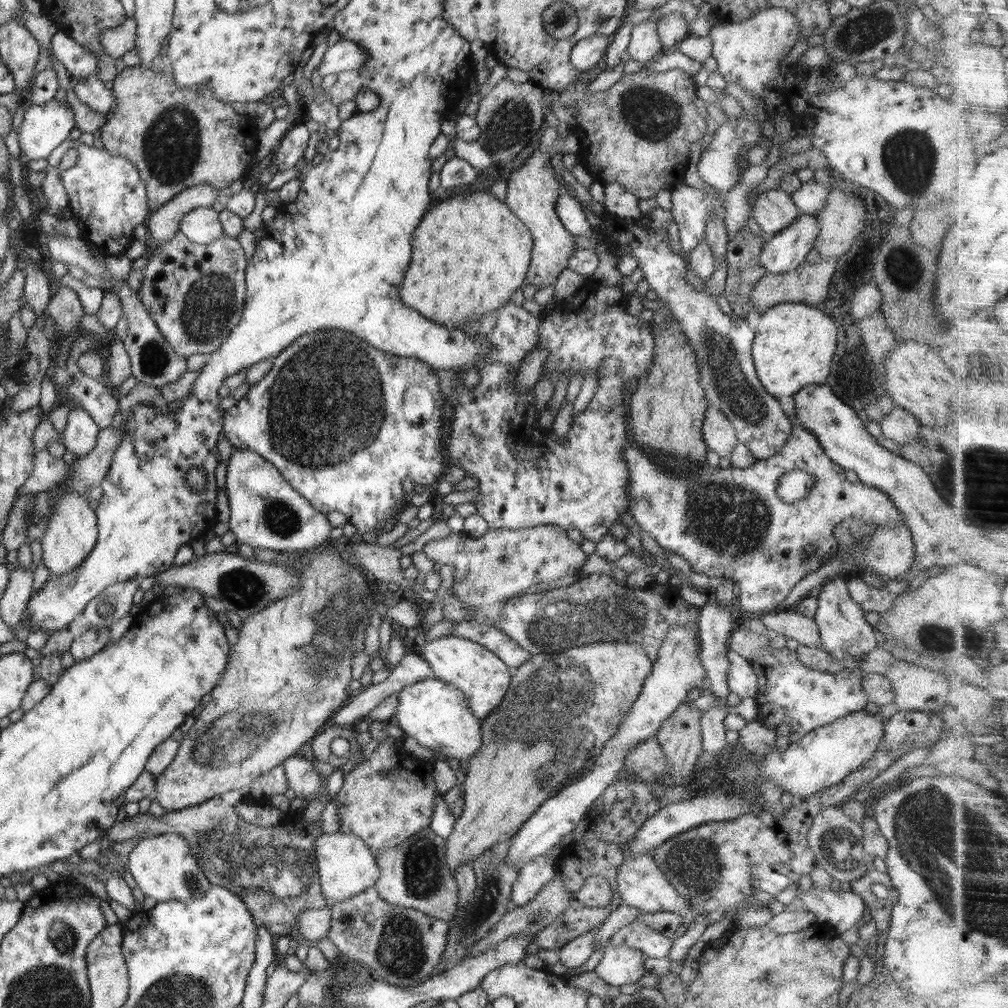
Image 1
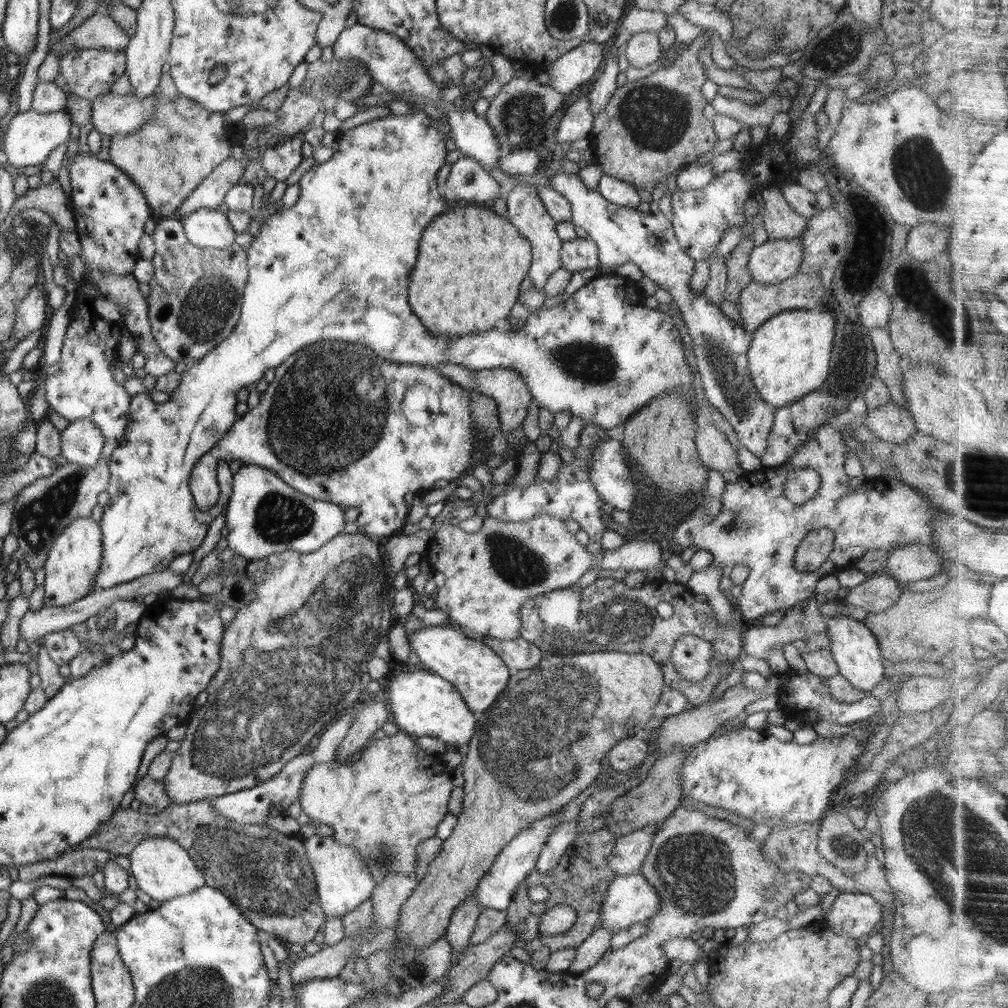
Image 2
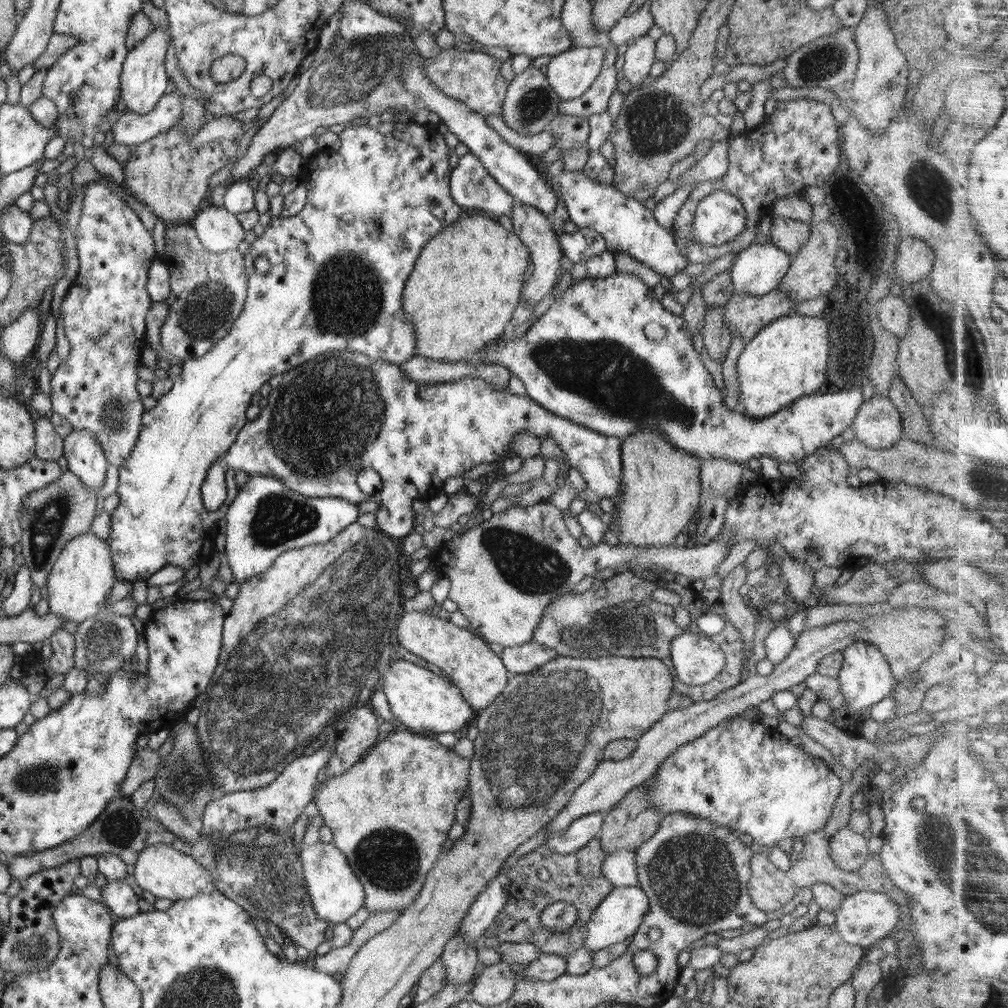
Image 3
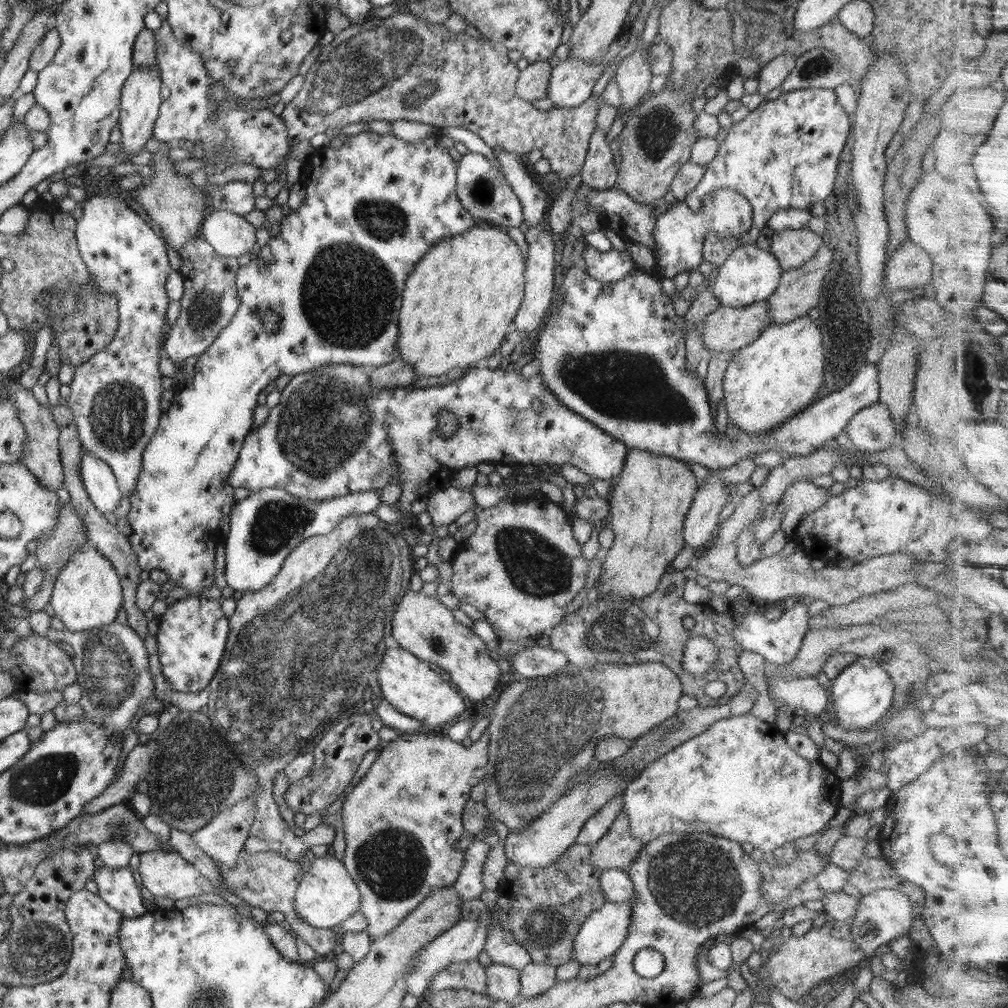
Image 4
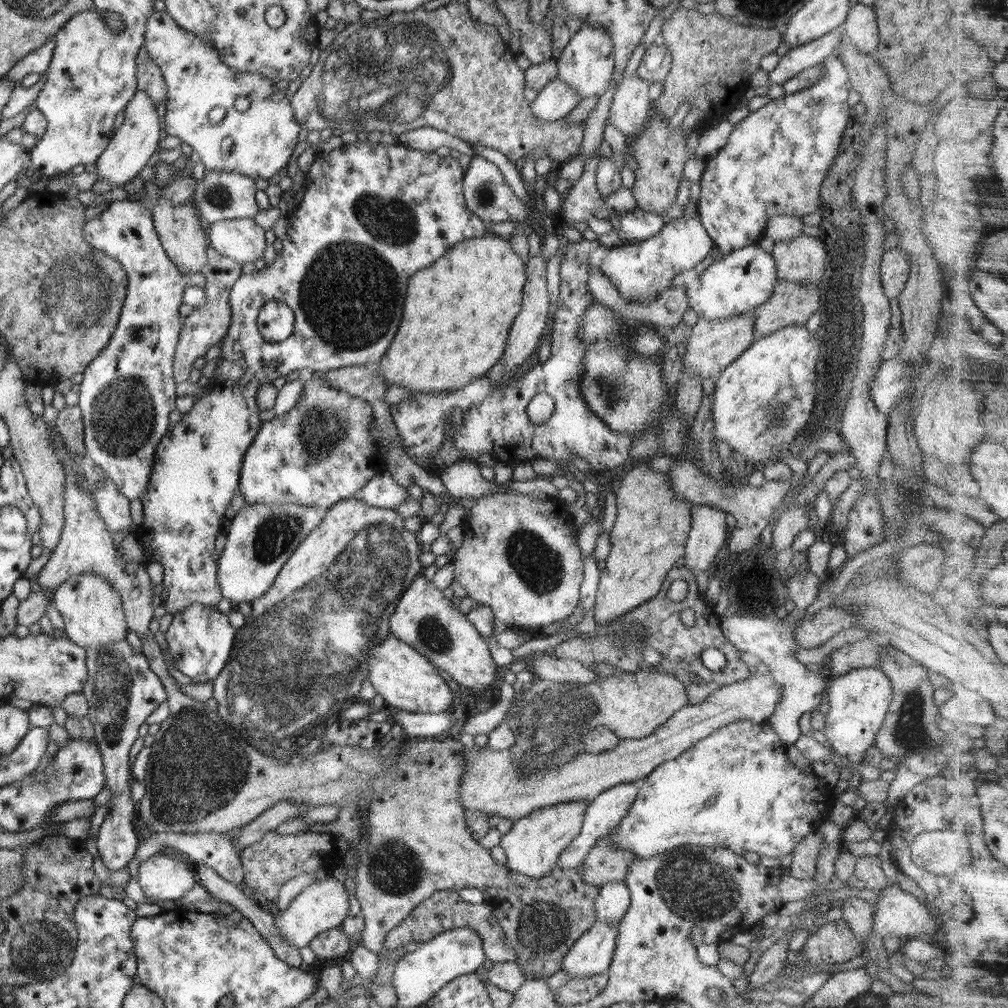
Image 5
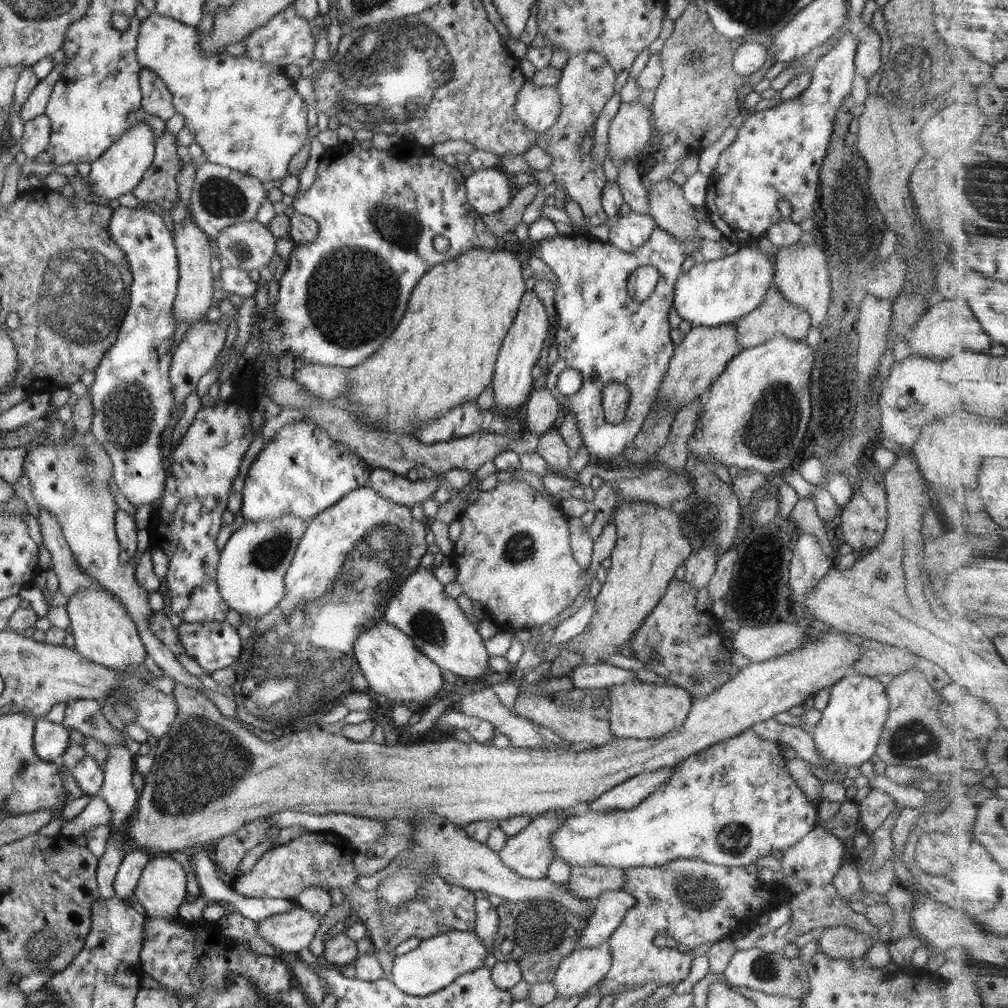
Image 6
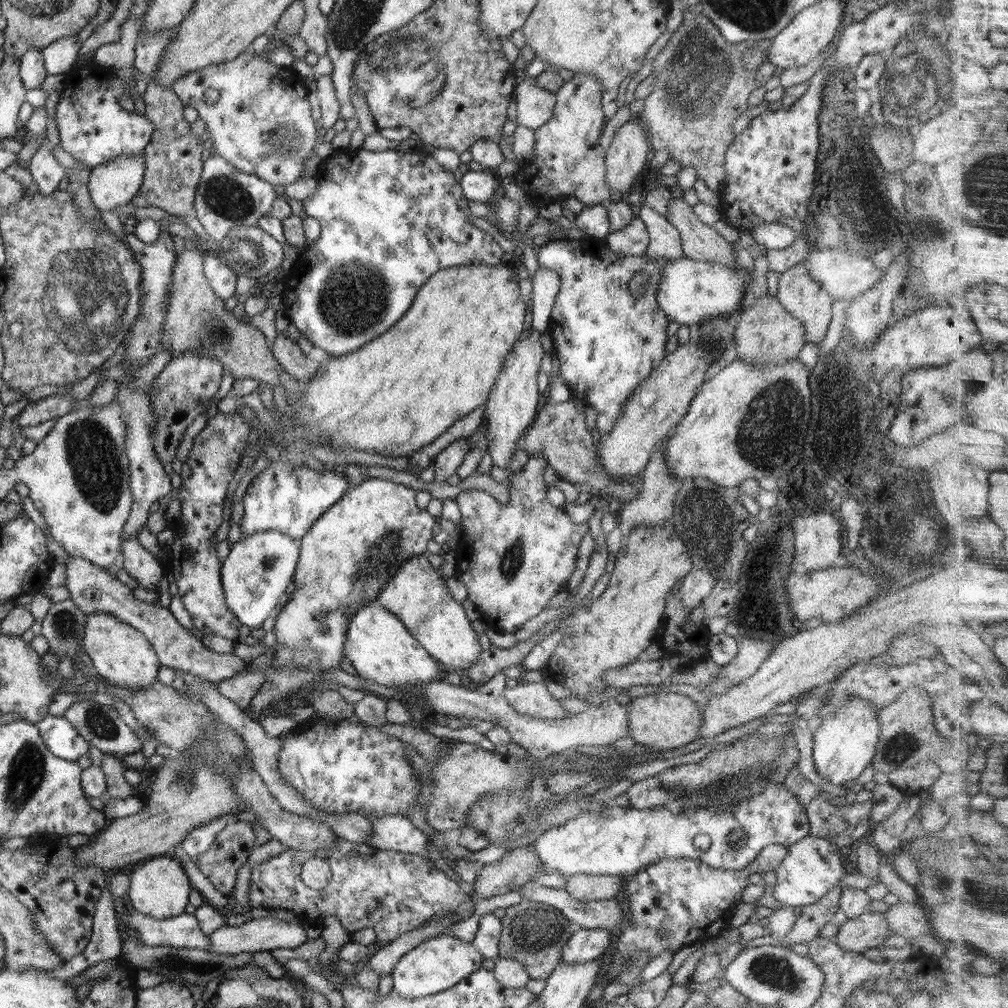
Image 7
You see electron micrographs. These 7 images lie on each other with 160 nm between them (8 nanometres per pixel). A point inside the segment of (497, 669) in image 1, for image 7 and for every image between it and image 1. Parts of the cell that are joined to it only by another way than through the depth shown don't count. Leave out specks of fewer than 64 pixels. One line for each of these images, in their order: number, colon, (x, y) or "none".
2: (478, 674)
3: (464, 657)
4: (421, 625)
5: (424, 619)
6: (421, 609)
7: (417, 594)

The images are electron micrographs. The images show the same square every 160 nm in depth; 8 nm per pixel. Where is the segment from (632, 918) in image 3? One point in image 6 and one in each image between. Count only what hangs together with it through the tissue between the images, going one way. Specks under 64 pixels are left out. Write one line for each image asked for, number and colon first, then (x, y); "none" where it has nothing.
4: (604, 930)
5: (592, 953)
6: (583, 968)

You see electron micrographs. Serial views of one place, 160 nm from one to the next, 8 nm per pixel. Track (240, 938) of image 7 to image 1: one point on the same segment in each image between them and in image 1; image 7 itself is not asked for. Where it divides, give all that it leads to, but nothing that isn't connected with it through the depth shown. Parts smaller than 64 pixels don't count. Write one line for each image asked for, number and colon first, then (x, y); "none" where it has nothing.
1: (347, 866)
2: (343, 881)
3: (336, 893)
4: (327, 895)
5: (323, 905)
6: (291, 931)

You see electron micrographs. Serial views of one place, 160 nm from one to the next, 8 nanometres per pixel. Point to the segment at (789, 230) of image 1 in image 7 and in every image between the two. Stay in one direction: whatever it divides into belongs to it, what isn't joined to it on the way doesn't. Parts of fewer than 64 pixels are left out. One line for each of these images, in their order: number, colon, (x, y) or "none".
2: (775, 260)
3: (758, 269)
4: (750, 274)
5: (743, 280)
6: (717, 292)
7: (690, 292)

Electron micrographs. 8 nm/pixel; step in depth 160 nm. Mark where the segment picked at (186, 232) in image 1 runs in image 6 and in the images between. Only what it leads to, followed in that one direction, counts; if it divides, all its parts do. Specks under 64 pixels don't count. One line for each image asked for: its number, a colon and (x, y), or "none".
2: (206, 228)
3: (218, 230)
4: (231, 235)
5: (243, 240)
6: (248, 245)

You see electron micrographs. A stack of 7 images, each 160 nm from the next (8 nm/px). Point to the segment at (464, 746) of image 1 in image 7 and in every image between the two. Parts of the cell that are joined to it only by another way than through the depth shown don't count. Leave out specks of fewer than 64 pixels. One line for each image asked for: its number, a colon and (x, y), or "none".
2: (422, 704)
3: (423, 702)
4: (409, 685)
5: (405, 679)
6: (393, 666)
7: (380, 647)

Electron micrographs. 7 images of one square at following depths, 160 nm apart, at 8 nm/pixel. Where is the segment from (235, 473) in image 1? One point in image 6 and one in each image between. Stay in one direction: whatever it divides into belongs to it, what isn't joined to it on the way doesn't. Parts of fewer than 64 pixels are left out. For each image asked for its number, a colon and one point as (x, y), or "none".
2: (264, 516)
3: (266, 518)
4: (266, 526)
5: (261, 538)
6: (252, 566)

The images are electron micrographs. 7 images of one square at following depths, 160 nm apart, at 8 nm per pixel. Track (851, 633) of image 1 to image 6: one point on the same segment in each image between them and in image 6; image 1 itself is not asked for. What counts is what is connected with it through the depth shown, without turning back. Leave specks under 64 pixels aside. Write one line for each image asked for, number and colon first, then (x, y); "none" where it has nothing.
2: (856, 652)
3: (865, 677)
4: (862, 693)
5: (859, 699)
6: (847, 734)

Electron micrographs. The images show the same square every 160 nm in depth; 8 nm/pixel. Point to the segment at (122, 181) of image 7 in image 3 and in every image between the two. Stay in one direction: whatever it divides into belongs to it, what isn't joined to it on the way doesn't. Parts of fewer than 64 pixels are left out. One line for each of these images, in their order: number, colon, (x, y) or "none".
3: (143, 82)
4: (140, 98)
5: (129, 150)
6: (121, 167)

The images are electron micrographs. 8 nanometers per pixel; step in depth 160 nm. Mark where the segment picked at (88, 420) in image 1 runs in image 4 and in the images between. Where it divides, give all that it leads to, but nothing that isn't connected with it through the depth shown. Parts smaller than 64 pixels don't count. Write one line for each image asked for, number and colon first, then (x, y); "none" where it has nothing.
2: (81, 441)
3: (86, 459)
4: (100, 482)

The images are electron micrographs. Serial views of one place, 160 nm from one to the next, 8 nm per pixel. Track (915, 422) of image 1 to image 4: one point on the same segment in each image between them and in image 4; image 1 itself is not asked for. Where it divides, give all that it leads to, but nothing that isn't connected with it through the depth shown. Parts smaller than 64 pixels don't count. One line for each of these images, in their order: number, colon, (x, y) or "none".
2: (891, 422)
3: (878, 423)
4: (872, 429)

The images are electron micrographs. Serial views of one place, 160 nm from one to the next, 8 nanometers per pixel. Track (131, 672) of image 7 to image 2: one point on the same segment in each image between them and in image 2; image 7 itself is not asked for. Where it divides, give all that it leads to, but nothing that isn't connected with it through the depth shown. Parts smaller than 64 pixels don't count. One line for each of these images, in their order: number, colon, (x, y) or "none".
2: (74, 560)
3: (82, 578)
4: (87, 594)
5: (92, 610)
6: (103, 632)

